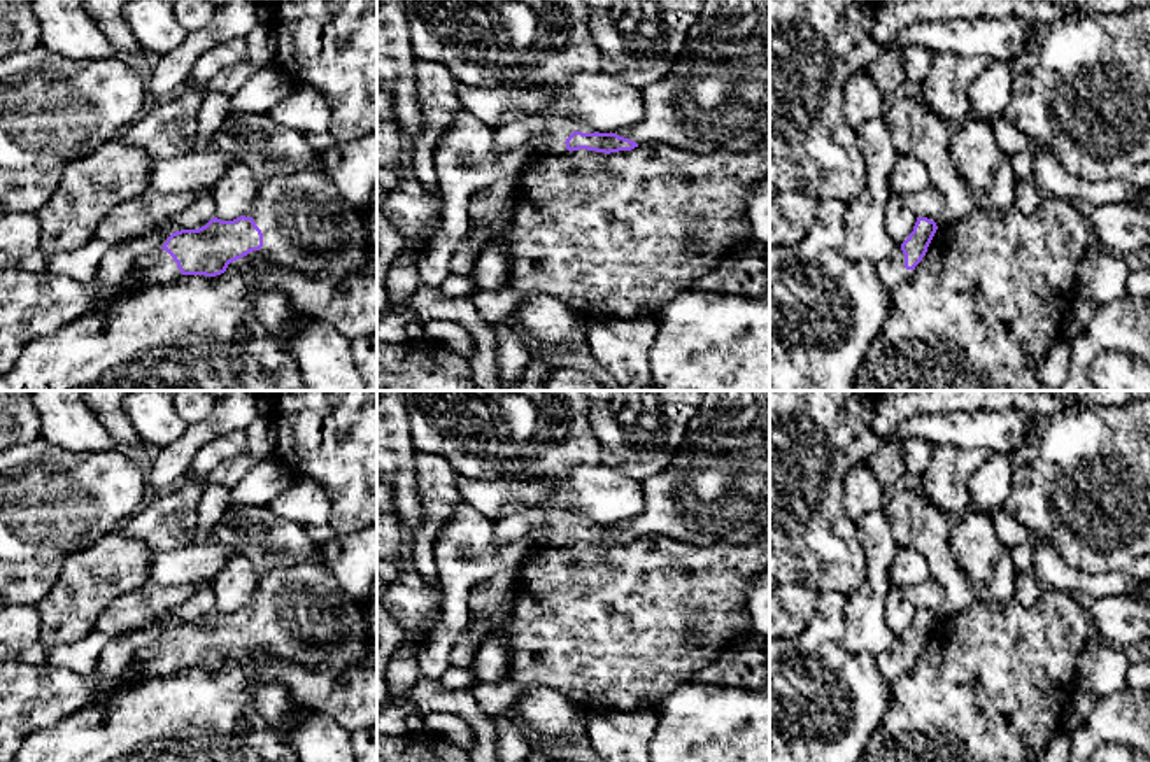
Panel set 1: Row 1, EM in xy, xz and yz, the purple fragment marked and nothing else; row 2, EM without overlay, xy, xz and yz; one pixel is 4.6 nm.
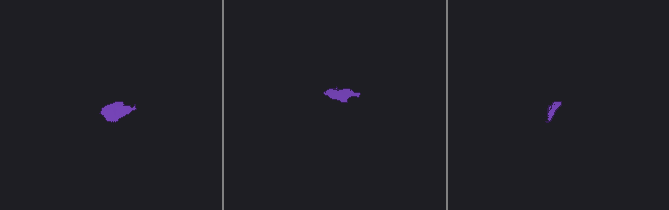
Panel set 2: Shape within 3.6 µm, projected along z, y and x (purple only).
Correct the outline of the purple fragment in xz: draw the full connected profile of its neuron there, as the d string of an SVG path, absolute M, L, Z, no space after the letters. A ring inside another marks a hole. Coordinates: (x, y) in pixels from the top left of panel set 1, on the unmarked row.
M703 391L703 403L687 426L687 436L671 462L642 480L645 510L617 526L598 526L573 508L557 503L508 501L494 519L543 508L542 540L554 547L579 541L596 545L631 543L642 536L670 536L698 547L747 545L770 529L770 391Z

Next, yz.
M917 610L908 631L896 639L891 650L875 657L875 662L889 685L913 669L936 622L938 618L934 613Z

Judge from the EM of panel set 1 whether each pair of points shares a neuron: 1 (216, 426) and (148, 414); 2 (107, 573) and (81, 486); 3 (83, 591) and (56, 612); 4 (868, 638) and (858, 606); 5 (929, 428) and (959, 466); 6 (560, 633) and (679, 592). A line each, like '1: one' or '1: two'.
1: two
2: two
3: one
4: one
5: two
6: one

